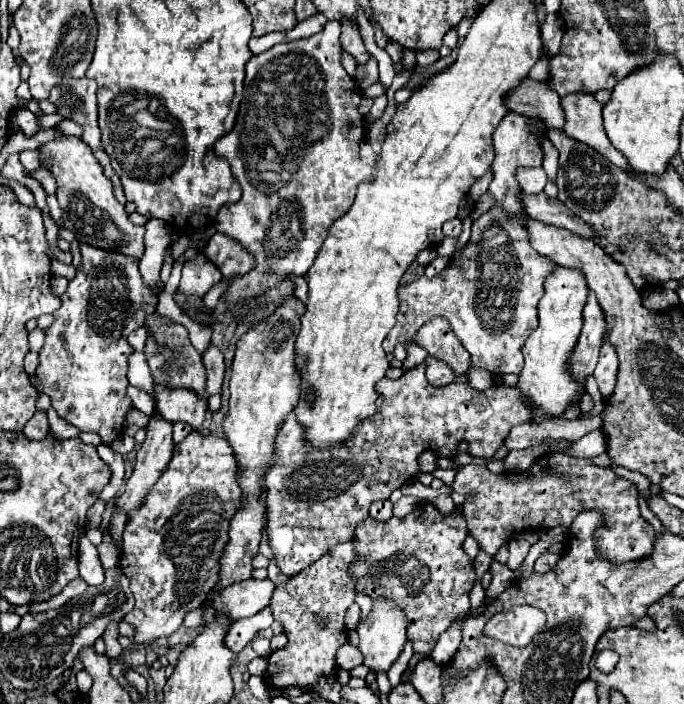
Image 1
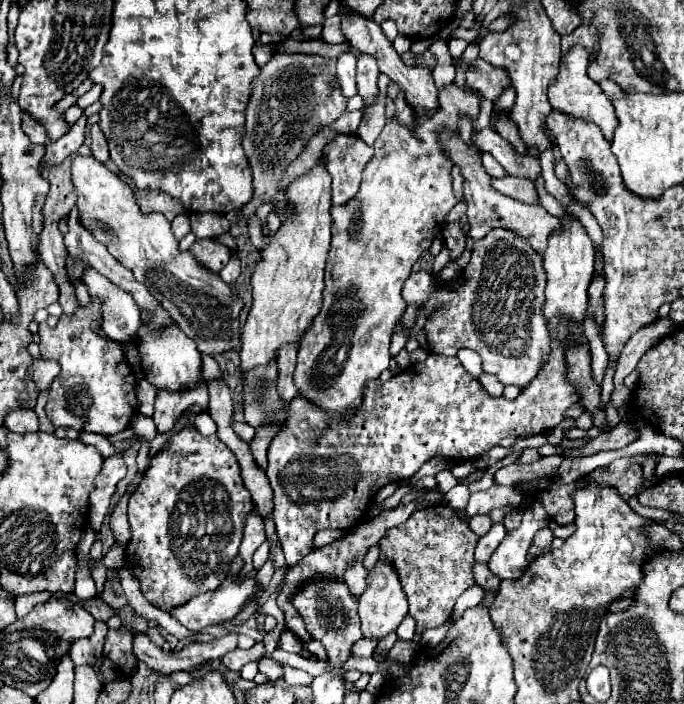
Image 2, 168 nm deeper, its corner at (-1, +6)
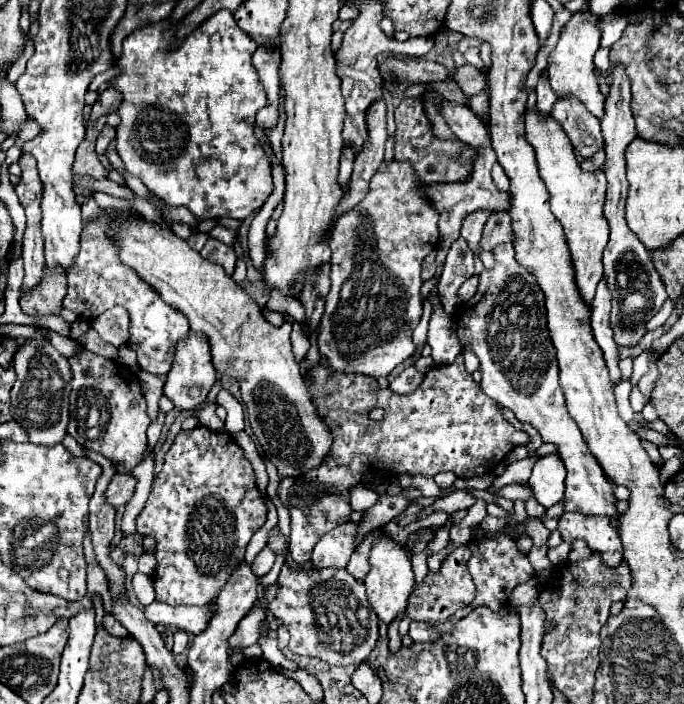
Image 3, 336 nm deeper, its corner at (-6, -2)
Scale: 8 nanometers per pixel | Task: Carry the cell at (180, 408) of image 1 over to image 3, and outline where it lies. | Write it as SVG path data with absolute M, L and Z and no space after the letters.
M101 212L95 222L89 222L89 226L83 228L81 250L67 270L69 286L63 306L87 322L113 306L123 306L131 316L129 346L137 352L139 366L153 376L167 376L173 366L177 344L189 334L189 322L179 310L171 310L171 306L167 306L157 292L135 274L135 270L121 264L117 250L113 250L113 244L105 234L107 222L109 218Z

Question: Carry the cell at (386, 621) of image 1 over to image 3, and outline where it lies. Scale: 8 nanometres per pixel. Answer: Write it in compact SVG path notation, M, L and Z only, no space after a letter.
M383 536L379 542L373 544L369 564L371 564L371 570L367 578L363 580L363 584L367 586L367 600L369 600L371 610L377 614L377 618L389 626L393 620L397 620L399 614L405 612L407 598L415 588L415 574L411 568L411 560L399 544Z

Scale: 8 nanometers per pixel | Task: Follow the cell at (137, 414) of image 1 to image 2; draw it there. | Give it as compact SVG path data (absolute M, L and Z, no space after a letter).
M138 414L138 416L132 418L132 428L136 430L138 436L146 438L148 442L152 442L154 436L156 436L156 426L154 426L152 418L146 418L146 416L142 416L142 414Z

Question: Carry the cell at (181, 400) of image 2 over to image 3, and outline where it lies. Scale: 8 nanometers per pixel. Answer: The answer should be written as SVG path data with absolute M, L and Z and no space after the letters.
M189 334L185 338L185 346L177 348L177 358L173 360L173 370L167 374L167 382L163 388L163 394L175 404L177 410L195 410L207 400L207 394L211 386L217 382L217 372L211 364L211 354L209 354L209 342L201 338L201 334Z

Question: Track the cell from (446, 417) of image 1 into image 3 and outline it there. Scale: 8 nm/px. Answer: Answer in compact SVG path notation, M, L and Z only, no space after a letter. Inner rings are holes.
M457 356L455 362L451 362L451 364L433 366L425 374L421 386L415 392L403 394L403 396L391 392L389 388L381 390L377 386L375 378L365 378L359 374L355 376L355 374L331 372L325 366L311 368L307 372L305 384L307 384L307 390L313 398L313 406L317 408L317 414L331 430L333 444L331 444L329 454L321 462L321 466L307 470L303 476L297 476L297 478L285 476L279 480L279 488L277 488L277 494L281 494L279 500L283 502L283 506L291 514L289 554L291 554L293 562L297 562L299 566L303 566L311 560L311 550L313 550L315 542L325 532L329 532L331 528L335 528L343 522L349 522L349 518L353 514L353 508L349 504L351 488L361 484L367 470L381 472L381 474L395 474L395 476L399 476L399 474L435 476L437 472L451 470L459 478L473 478L473 476L481 476L485 472L491 472L493 466L499 460L503 460L517 444L531 442L531 436L521 430L515 430L504 416L501 416L498 404L481 392L479 384L475 384L471 374L467 374L461 356ZM377 406L385 410L385 416L381 422L369 418L369 410L373 410Z

